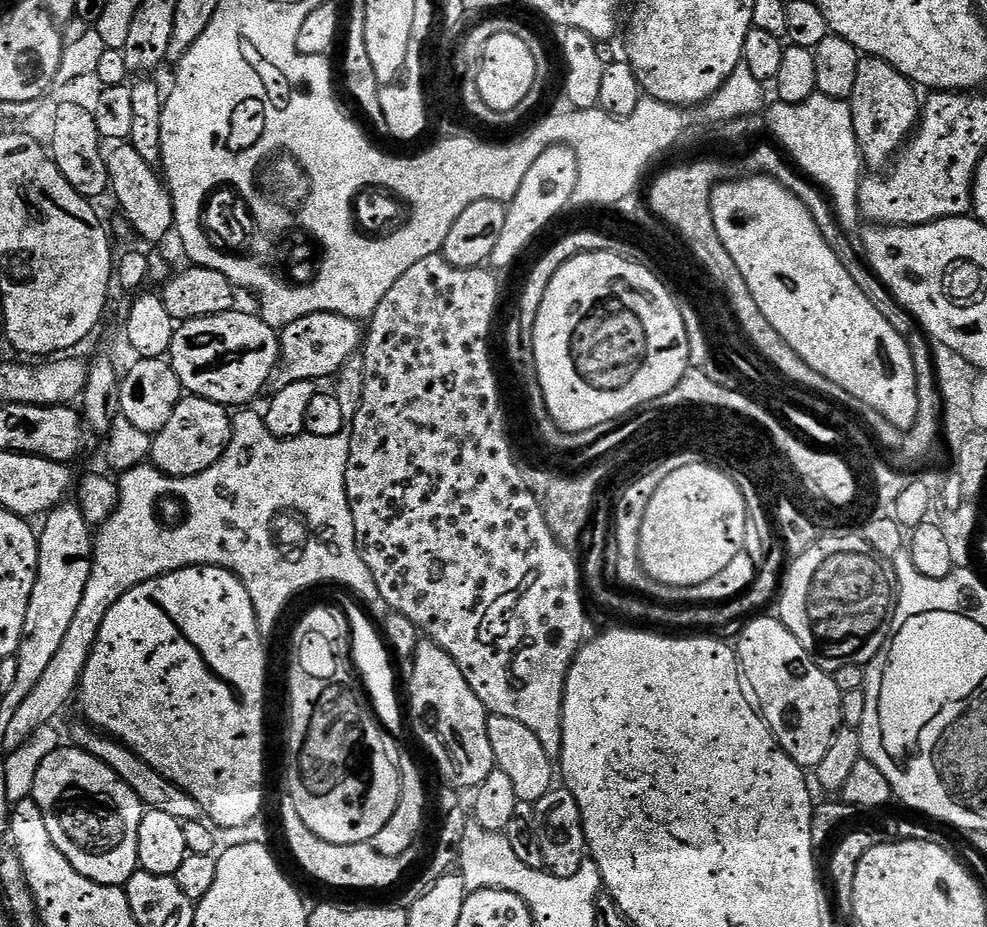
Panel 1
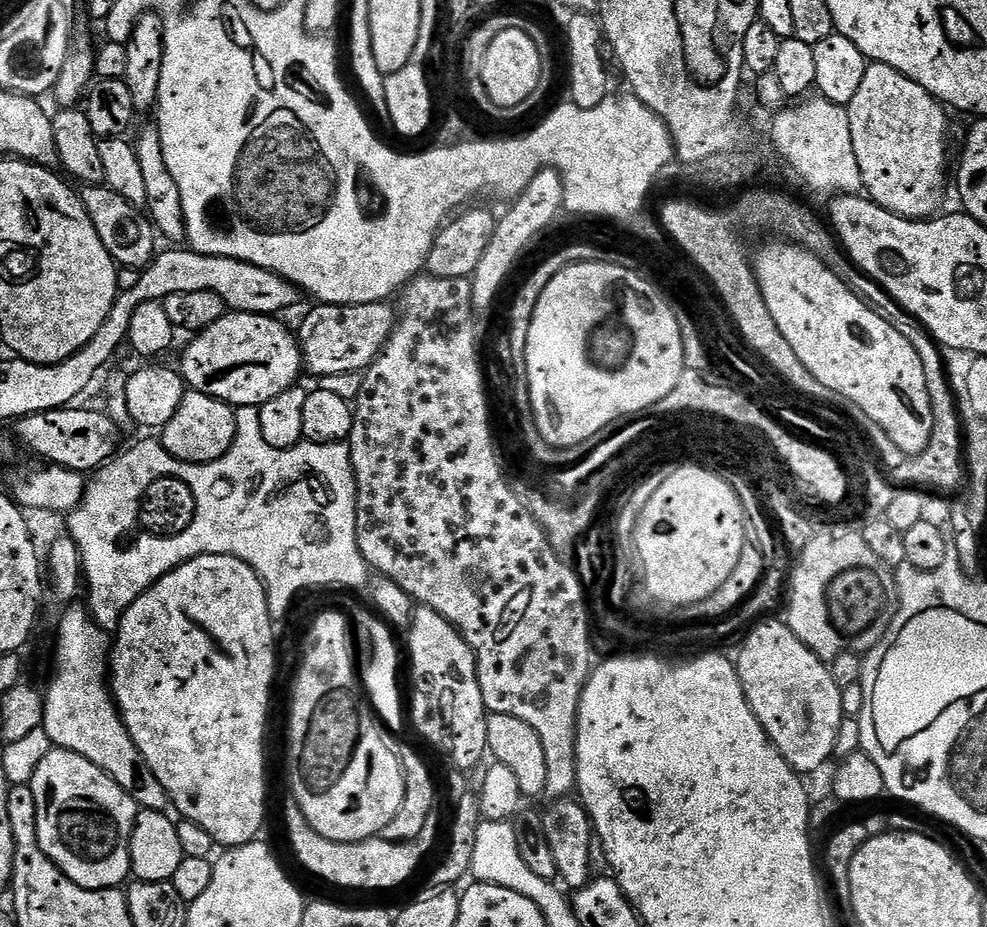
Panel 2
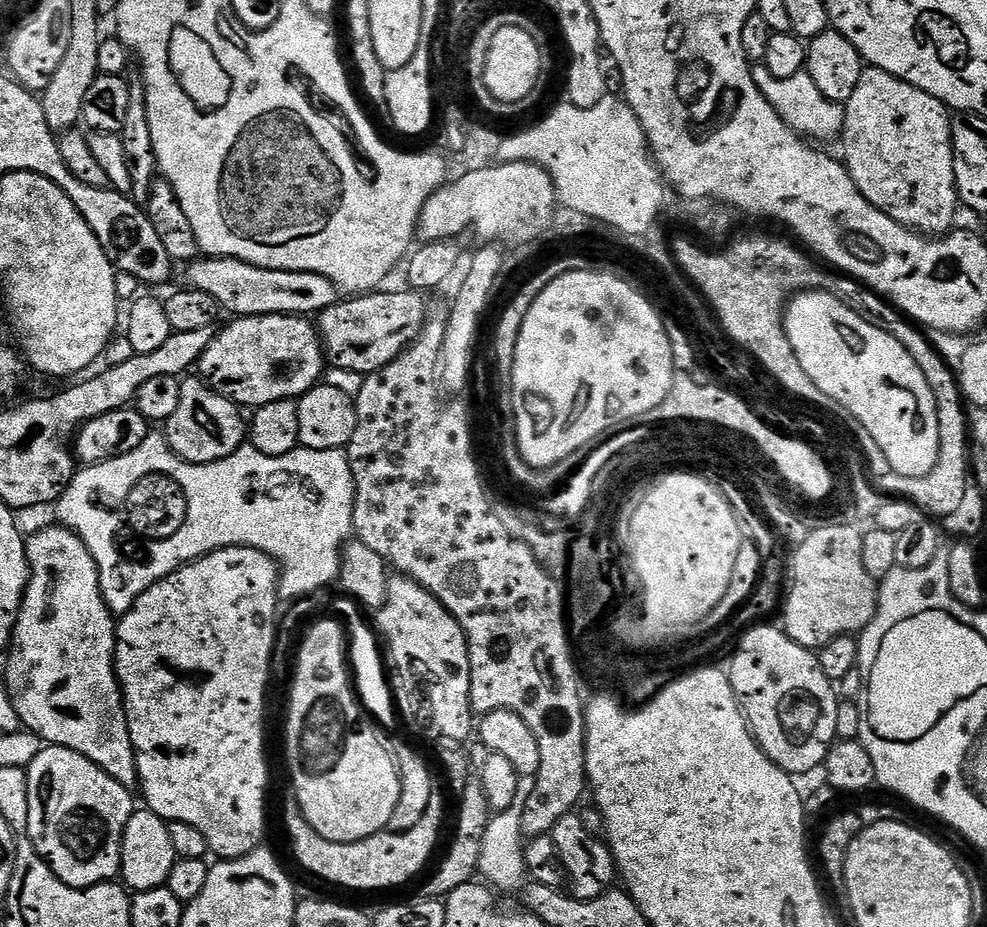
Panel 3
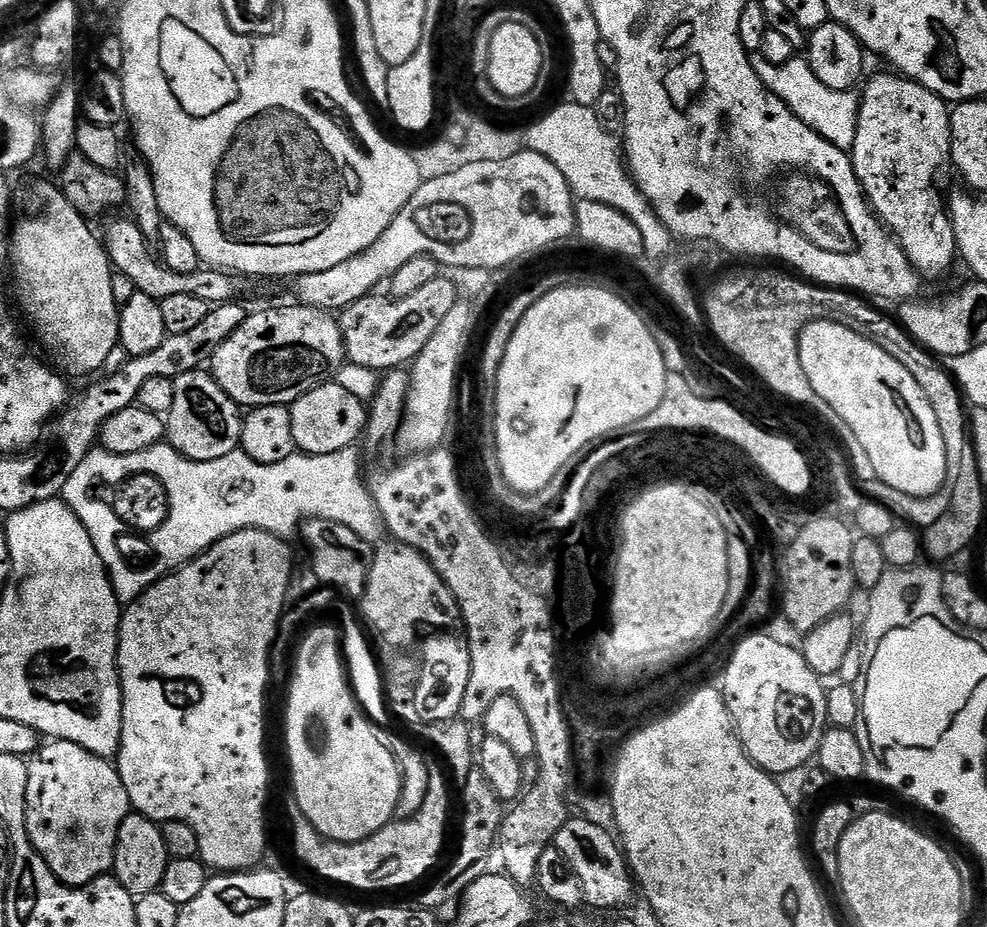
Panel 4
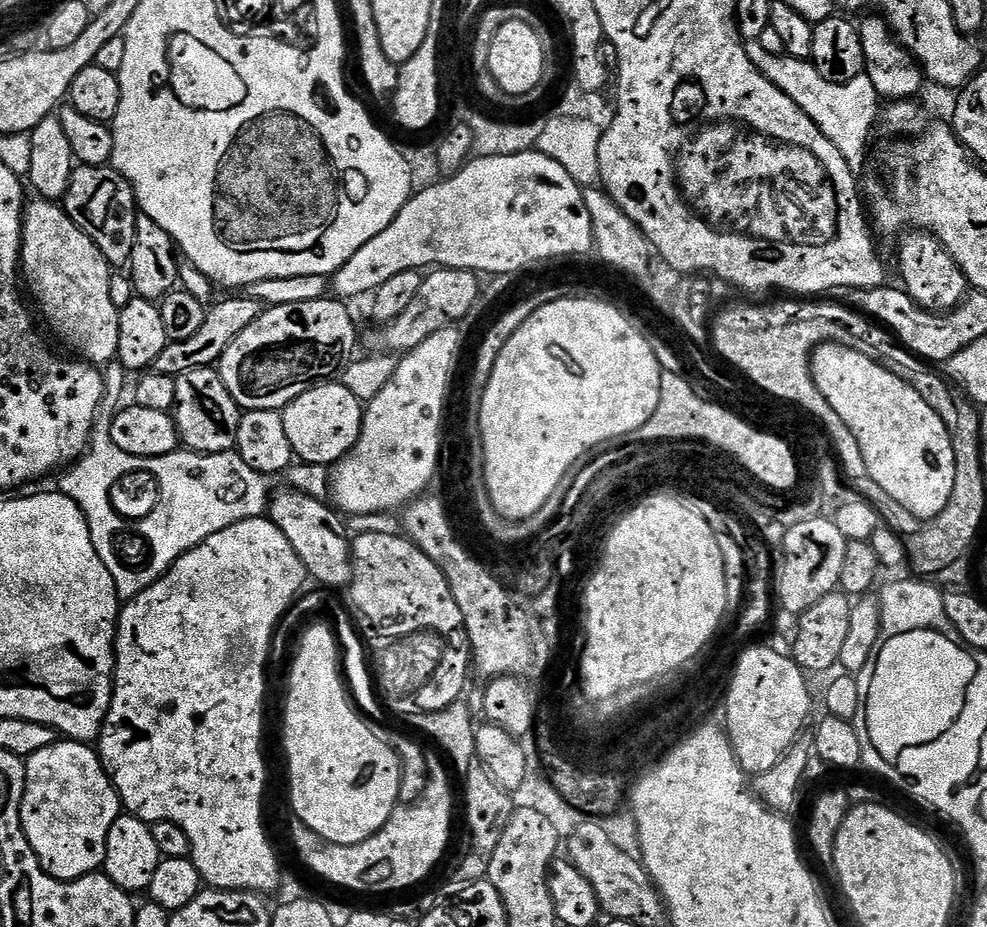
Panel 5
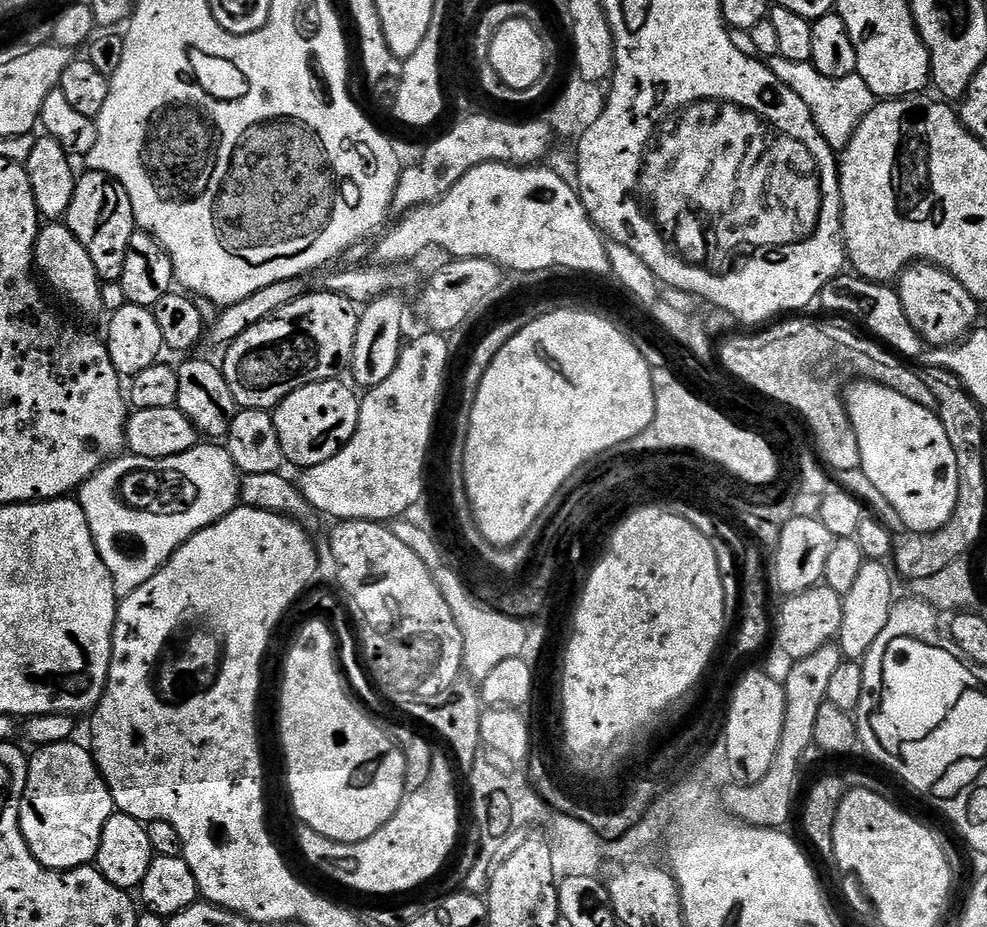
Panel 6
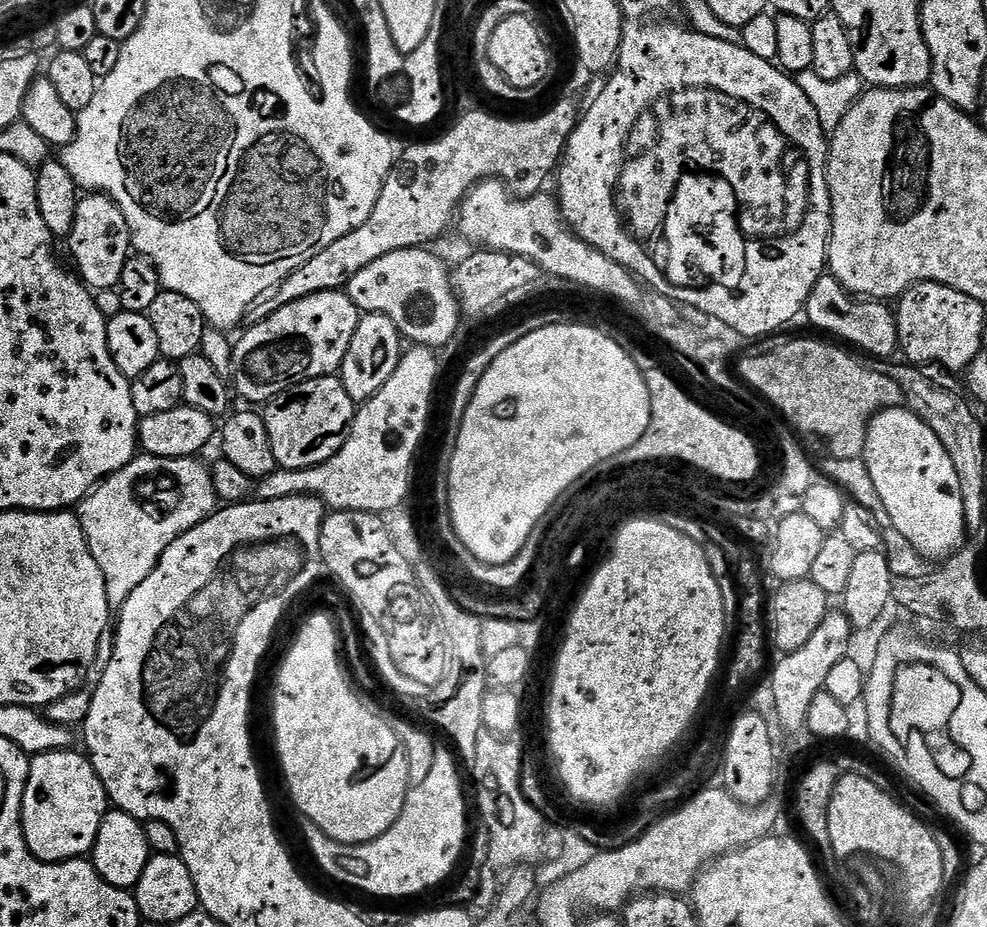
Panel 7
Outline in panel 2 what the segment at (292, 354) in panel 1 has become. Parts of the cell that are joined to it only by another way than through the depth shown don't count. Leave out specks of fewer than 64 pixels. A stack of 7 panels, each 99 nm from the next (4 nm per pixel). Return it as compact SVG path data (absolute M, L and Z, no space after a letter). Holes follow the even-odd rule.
M391 303L321 304L304 316L298 331L300 358L305 369L316 376L340 376L343 372L363 373L384 348L398 316Z

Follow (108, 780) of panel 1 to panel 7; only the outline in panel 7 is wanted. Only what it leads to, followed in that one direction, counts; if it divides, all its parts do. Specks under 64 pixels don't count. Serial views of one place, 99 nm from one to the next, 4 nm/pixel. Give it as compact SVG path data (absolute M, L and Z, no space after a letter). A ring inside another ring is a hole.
M57 750L42 752L31 757L28 765L28 781L20 807L20 820L24 823L24 837L28 848L39 860L57 864L59 860L75 860L91 853L98 838L98 826L110 810L110 801L94 766L80 750Z

